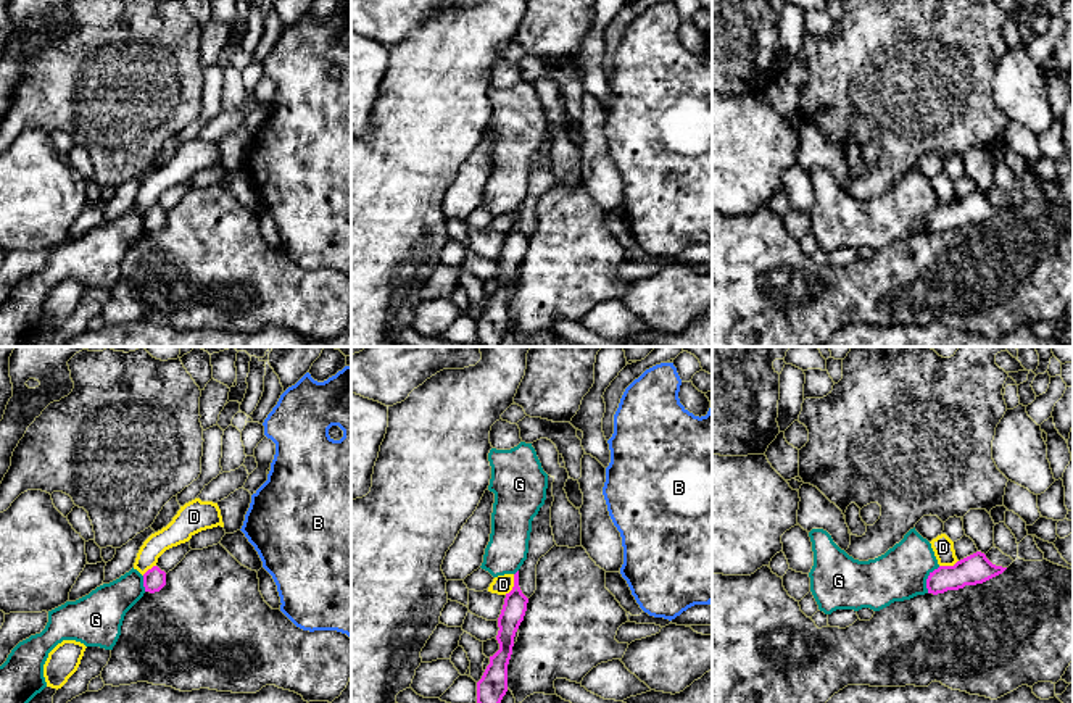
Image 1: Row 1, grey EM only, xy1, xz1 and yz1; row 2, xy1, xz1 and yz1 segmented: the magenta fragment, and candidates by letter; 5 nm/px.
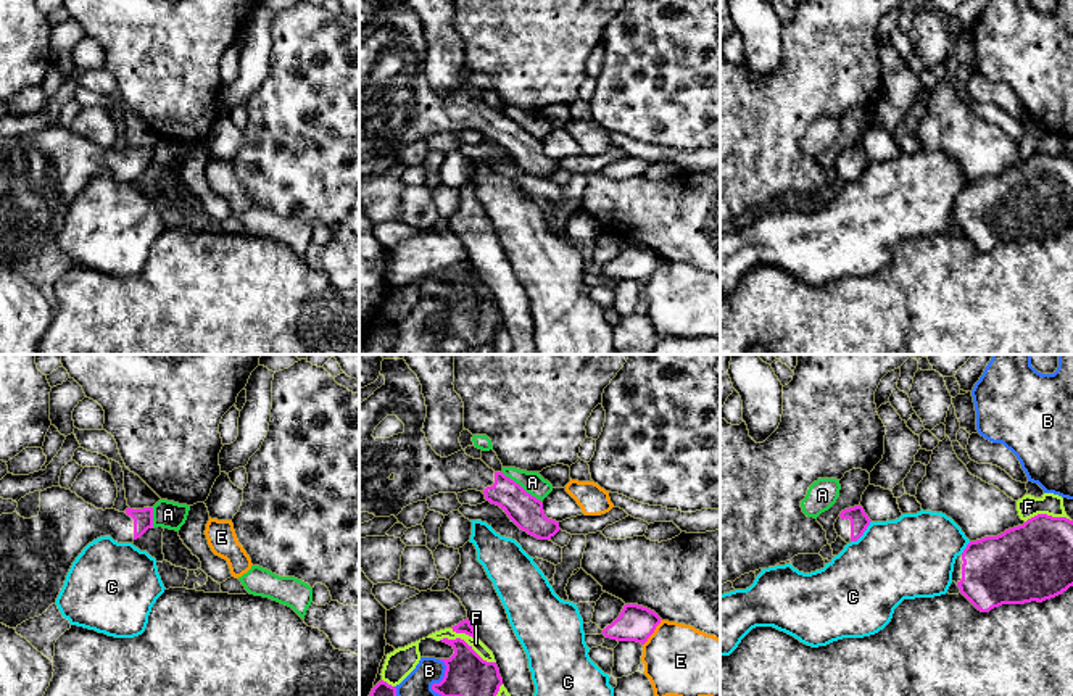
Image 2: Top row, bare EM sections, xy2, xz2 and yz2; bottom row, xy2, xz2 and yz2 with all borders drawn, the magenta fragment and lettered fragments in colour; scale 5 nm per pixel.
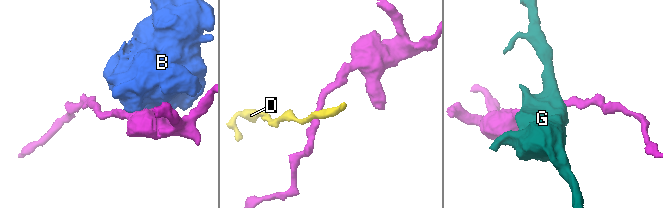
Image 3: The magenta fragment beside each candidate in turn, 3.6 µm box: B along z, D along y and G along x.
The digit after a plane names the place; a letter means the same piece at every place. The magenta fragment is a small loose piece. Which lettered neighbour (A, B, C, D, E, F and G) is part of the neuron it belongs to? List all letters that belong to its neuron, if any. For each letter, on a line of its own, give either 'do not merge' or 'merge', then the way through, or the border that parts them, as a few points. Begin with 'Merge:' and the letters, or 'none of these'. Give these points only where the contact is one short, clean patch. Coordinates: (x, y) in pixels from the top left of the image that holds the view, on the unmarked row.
Merge: none of these
A: do not merge | along xz2 (501, 111), (540, 140)
B: do not merge | along xz2 (442, 298), (445, 314), (432, 327), (443, 337)
C: do not merge
D: do not merge | along xz1 (514, 213), (514, 223), (505, 232)
E: do not merge
F: do not merge
G: do not merge | along yz1 (940, 205), (928, 215), (927, 231)

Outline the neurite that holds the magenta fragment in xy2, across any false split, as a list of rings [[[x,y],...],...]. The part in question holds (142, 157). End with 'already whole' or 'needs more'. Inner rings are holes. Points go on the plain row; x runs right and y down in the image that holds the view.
[[[71,129],[40,130],[37,156],[0,155],[0,263],[16,267],[42,255],[82,188],[100,176],[134,182],[153,168],[153,147],[97,148]]]; needs more

